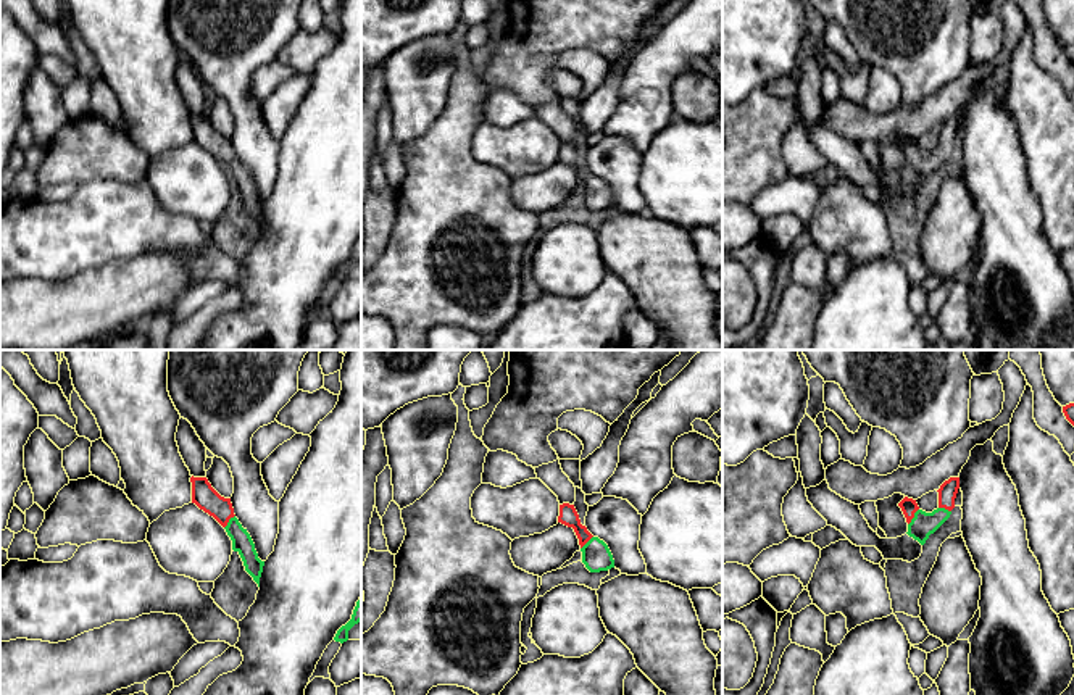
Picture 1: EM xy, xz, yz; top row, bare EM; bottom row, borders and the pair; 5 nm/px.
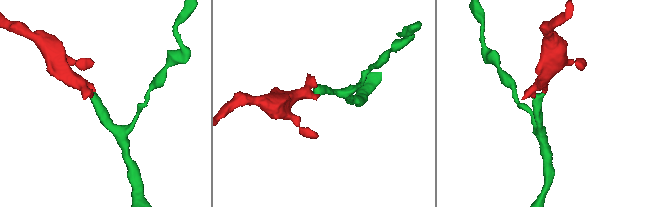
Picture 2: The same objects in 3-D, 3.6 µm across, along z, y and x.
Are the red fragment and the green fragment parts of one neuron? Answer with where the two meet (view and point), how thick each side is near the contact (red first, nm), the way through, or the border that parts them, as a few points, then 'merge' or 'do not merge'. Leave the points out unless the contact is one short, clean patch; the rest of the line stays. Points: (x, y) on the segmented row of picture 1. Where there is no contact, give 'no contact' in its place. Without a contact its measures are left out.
meets red in yz at (913, 516); 80 nm thick on the red side, 120 nm on the other; runs through yz (908, 505), (913, 516), (923, 524); merge

